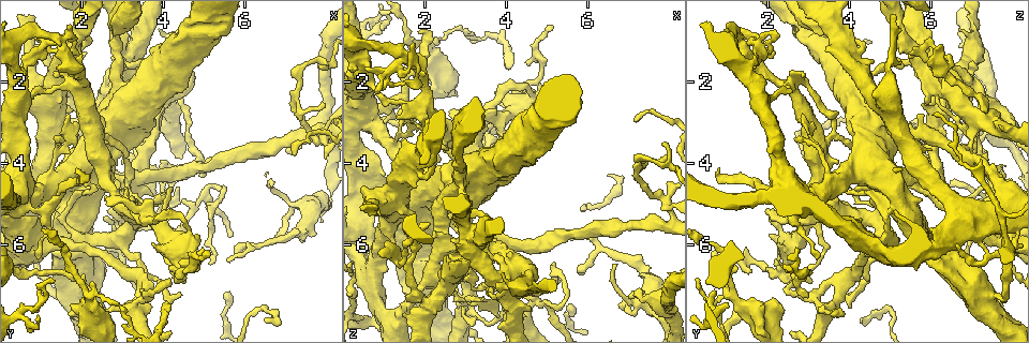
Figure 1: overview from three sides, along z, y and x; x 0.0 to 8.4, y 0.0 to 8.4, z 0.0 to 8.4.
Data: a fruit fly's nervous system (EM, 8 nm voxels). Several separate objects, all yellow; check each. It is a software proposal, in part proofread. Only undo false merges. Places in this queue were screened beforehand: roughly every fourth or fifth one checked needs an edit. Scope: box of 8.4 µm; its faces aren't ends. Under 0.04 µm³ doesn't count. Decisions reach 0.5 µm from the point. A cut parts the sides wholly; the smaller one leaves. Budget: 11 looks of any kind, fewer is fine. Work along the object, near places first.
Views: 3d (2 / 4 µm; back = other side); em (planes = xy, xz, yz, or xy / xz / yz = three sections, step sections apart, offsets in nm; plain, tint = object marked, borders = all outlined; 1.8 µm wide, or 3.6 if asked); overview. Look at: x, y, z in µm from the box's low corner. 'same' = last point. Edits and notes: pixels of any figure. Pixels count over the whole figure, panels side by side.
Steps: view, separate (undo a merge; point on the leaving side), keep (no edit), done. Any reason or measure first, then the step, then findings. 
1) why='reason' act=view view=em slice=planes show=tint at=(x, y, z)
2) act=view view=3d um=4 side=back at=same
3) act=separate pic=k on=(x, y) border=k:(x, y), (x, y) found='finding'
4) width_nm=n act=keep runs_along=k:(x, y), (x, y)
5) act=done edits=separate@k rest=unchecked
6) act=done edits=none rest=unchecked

why='abrupt turn' act=view view=em slice=xy step=16 show=tint at=(2.65, 3.00, 7.05)

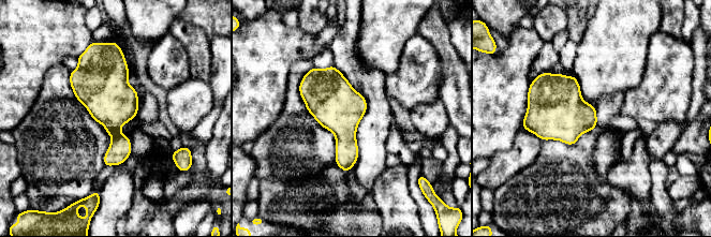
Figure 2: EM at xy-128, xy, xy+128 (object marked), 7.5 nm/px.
width_nm=240 act=keep found='continuous, no second neuron'

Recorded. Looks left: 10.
why='thin arm on a thick one' act=view view=em slice=yz step=4 show=tint at=(3.05, 5.90, 7.65)

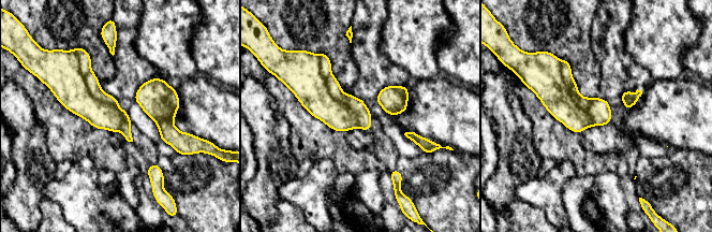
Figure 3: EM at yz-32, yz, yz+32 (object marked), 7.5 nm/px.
width_nm=240 act=keep found='all the same neuron'

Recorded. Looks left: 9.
why='abrupt turn' act=view view=em slice=planes show=tint at=(1.65, 5.10, 5.10)

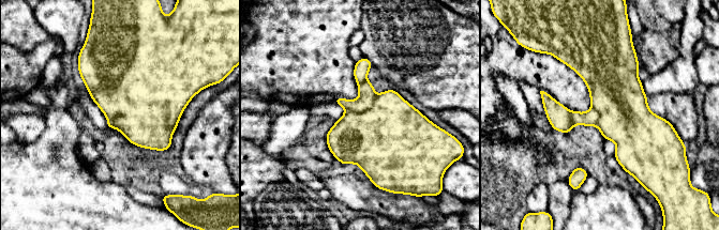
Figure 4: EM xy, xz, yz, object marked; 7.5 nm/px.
act=separate pic=4 on=(382, 138) border=4:(377, 95), (368, 108), (346, 111) found='a second neuron is stuck on'

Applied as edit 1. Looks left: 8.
why='touches itself' act=view view=3d um=4 at=(1.15, 5.00, 7.90)

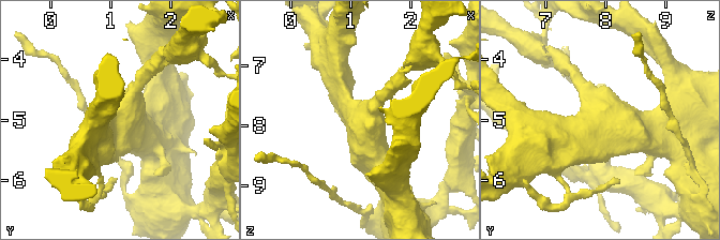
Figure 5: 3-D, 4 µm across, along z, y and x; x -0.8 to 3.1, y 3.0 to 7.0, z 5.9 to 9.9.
why='now the EM' act=view view=em um=3.6 slice=xz step=4 show=tint at=(1.15, 4.95, 7.90)

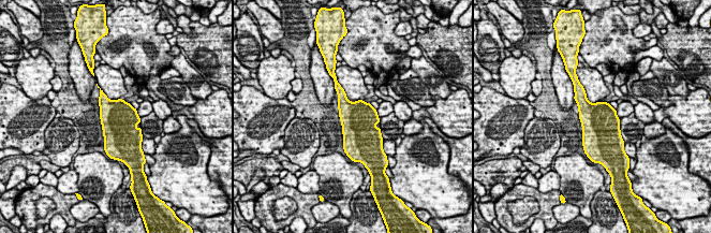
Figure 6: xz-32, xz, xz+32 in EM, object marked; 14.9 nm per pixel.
act=keep found='one neuron here'

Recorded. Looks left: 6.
why='side arm on a straight run' act=view view=em um=3.6 slice=yz step=16 show=plain at=(3.15, 1.35, 5.75)

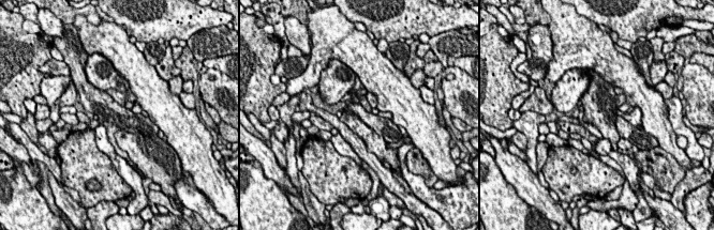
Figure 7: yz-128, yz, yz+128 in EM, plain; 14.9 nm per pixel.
why='where the object lies' act=view view=em um=3.6 slice=yz step=16 show=tint at=same

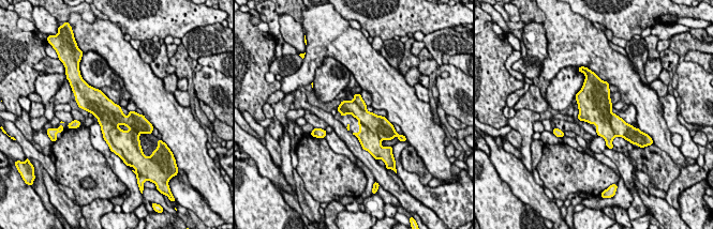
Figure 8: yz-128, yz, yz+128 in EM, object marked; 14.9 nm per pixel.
act=keep found='continuous, no second neuron'

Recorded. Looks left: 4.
act=done edits=separate@4 rest=unchecked

